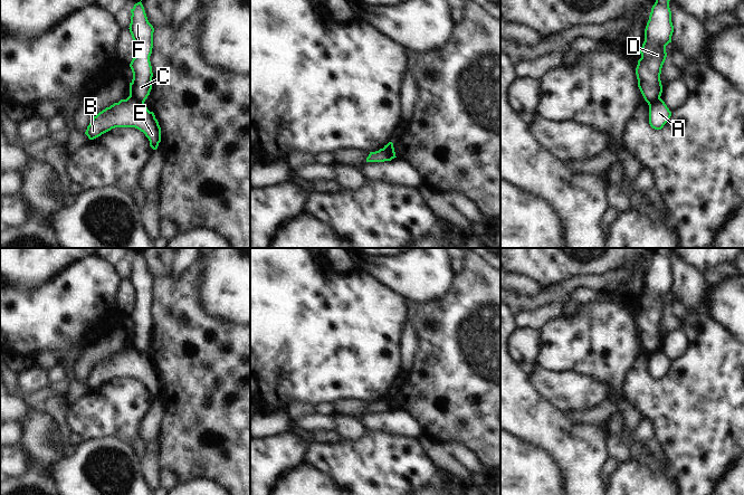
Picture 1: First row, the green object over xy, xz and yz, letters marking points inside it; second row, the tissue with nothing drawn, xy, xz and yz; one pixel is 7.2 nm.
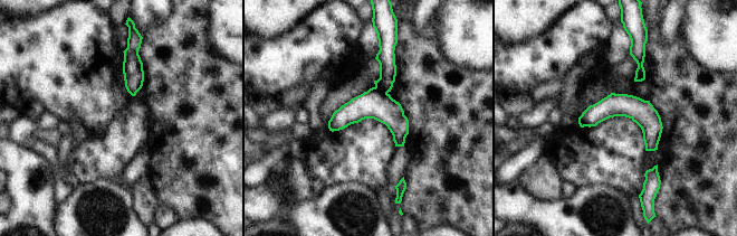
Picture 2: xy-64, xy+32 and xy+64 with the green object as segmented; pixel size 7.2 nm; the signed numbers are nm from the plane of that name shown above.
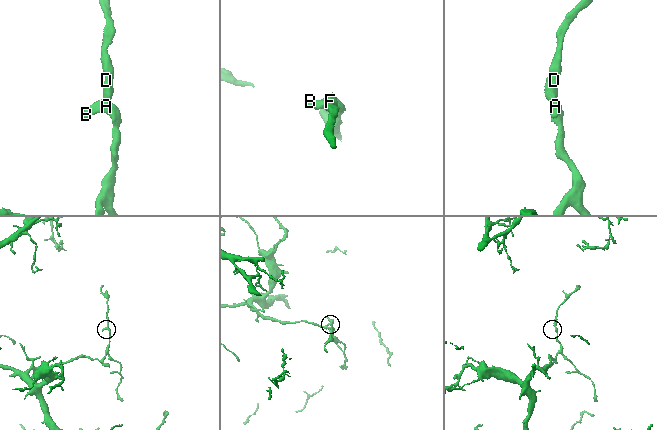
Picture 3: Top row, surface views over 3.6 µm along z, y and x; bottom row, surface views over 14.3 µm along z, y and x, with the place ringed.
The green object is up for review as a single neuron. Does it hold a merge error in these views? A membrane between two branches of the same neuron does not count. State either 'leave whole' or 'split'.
split

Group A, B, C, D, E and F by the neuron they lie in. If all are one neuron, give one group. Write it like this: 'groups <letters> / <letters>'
groups A B E / C D F

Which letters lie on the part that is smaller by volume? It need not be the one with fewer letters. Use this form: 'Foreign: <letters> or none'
Foreign: C, D, F

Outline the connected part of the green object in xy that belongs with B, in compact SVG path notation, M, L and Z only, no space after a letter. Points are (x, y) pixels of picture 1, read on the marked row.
M131 95L106 107L93 117L85 134L94 140L115 127L135 127L143 132L150 146L156 150L161 142L161 127L153 112Z

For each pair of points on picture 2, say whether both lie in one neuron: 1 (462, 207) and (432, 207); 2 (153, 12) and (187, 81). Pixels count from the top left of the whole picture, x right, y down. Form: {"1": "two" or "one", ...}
{"1": "one", "2": "two"}

